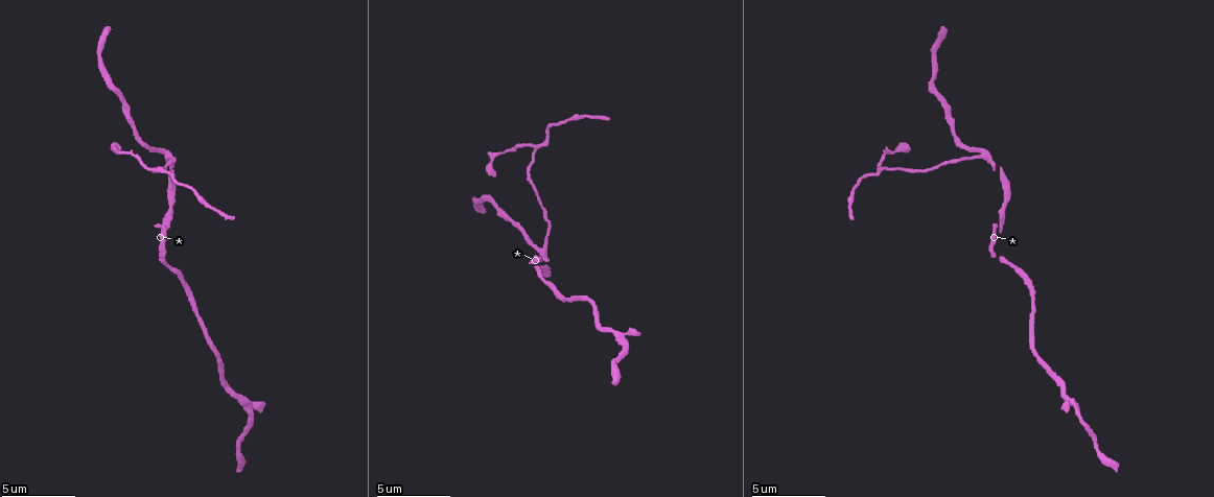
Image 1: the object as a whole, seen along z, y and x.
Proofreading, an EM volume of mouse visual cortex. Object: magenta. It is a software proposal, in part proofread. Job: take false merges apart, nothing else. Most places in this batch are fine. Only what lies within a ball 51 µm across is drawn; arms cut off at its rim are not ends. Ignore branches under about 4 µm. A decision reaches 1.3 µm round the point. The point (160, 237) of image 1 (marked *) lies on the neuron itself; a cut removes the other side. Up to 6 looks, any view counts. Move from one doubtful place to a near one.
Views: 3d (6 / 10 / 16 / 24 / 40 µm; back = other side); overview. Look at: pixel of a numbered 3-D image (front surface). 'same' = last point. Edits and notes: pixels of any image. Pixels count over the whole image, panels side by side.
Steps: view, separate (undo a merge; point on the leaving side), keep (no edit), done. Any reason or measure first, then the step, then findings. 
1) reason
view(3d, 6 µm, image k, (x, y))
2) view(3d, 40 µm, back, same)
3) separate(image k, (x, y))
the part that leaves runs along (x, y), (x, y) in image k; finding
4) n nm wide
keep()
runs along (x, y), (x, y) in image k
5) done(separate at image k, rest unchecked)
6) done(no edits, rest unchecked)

arms run side by side
view(3d, 6 µm, image 1, (1001, 216))

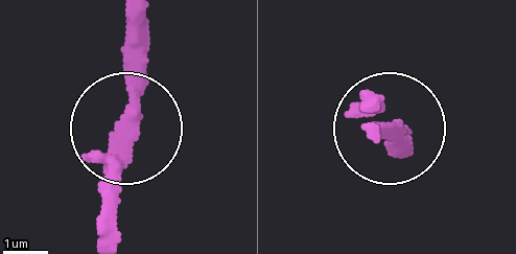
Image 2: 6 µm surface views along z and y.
keep()
runs along (100, 188), (123, 136), (123, 16) in image 2; one neuron here

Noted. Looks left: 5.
three-way junction
view(3d, 6 µm, image 1, (167, 156))

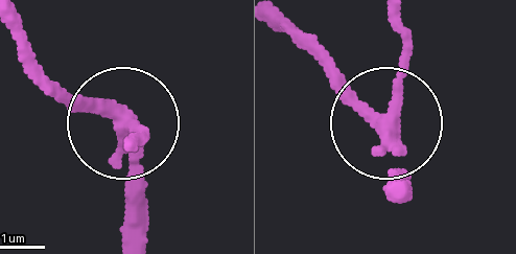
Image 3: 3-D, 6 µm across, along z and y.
other side
view(3d, 6 µm, back, image 3, (128, 123))

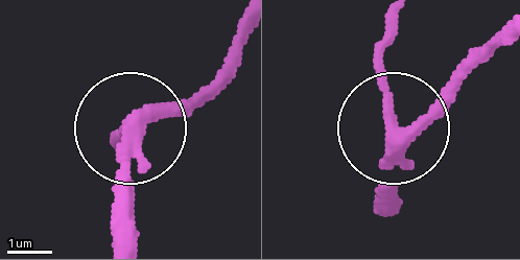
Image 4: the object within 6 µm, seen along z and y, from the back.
320 nm wide
keep()
runs along (125, 241), (128, 133), (192, 115), (234, 77) in image 4; continuous, no second neuron

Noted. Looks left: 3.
three arms meet
view(3d, 10 µm, image 1, (534, 148))

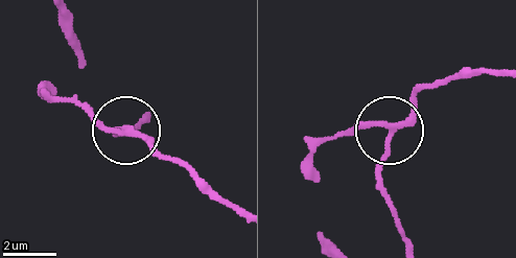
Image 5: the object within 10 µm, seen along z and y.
3 arms
keep()
runs along (408, 240), (377, 166), (383, 128), (338, 133) in image 5; continuous, no second neuron

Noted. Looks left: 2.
done(no edits, rest unchecked)

